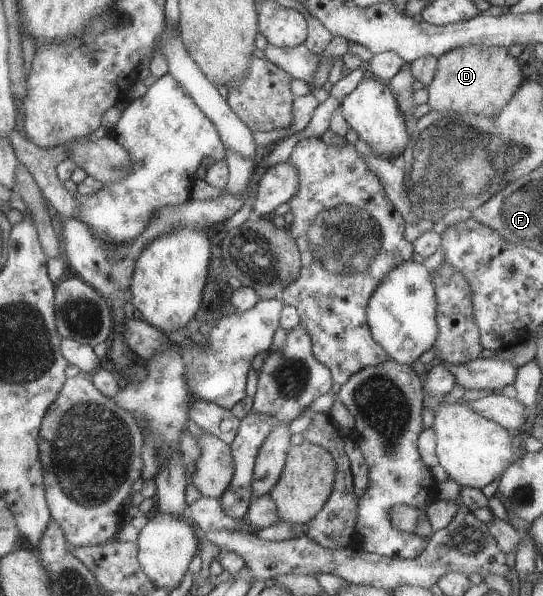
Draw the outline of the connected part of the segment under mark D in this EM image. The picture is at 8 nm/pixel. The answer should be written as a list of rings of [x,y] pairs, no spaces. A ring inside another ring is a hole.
[[[463,45],[457,49],[449,49],[447,53],[437,57],[436,61],[436,73],[426,87],[429,94],[426,104],[430,111],[440,114],[453,111],[461,115],[471,113],[493,119],[524,81],[516,59],[507,53],[505,47]]]

